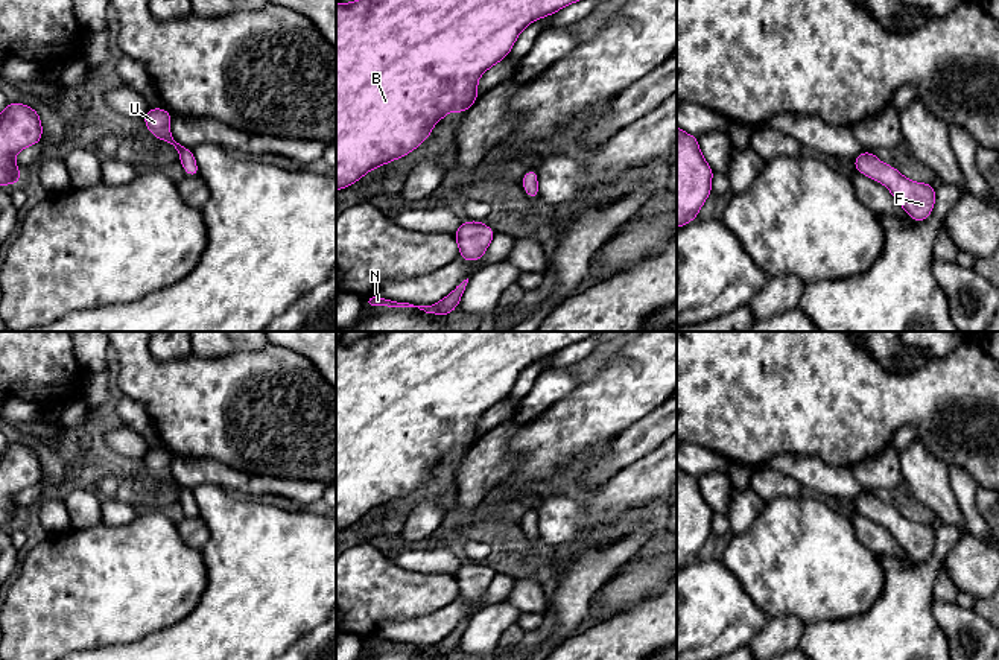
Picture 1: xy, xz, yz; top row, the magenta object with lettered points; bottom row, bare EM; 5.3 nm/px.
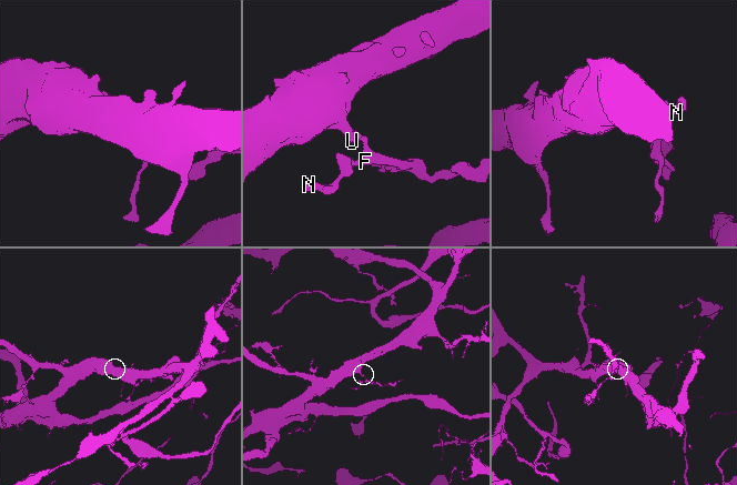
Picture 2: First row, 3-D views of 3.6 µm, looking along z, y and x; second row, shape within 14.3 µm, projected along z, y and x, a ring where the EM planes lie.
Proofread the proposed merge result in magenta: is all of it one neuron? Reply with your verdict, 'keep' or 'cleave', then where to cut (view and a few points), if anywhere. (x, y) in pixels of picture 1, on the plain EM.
keep | no cut

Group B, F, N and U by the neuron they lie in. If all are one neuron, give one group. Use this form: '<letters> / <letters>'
B F N U

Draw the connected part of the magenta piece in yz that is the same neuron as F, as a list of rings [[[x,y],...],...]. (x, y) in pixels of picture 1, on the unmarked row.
[[[864,491],[852,505],[862,516],[883,525],[908,557],[926,561],[935,547],[935,528],[903,517],[896,508],[882,503],[874,494]]]

